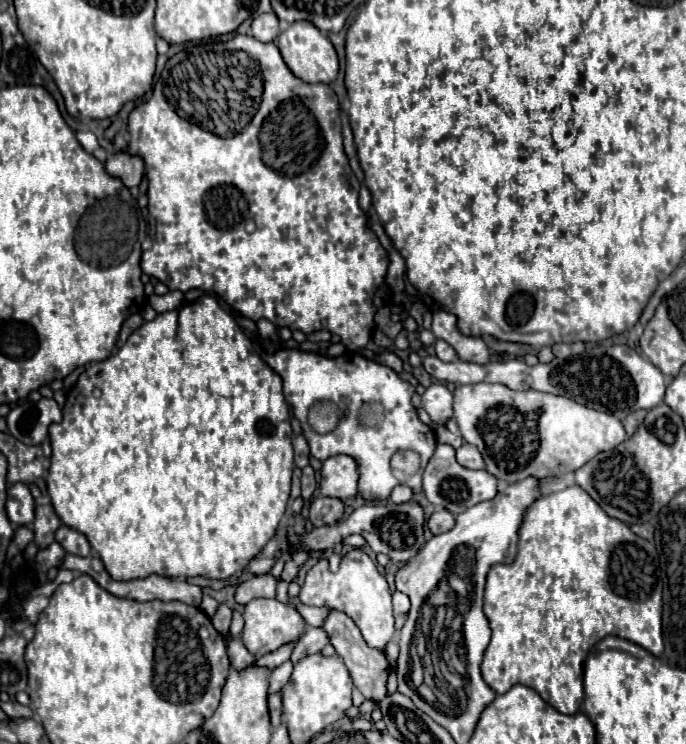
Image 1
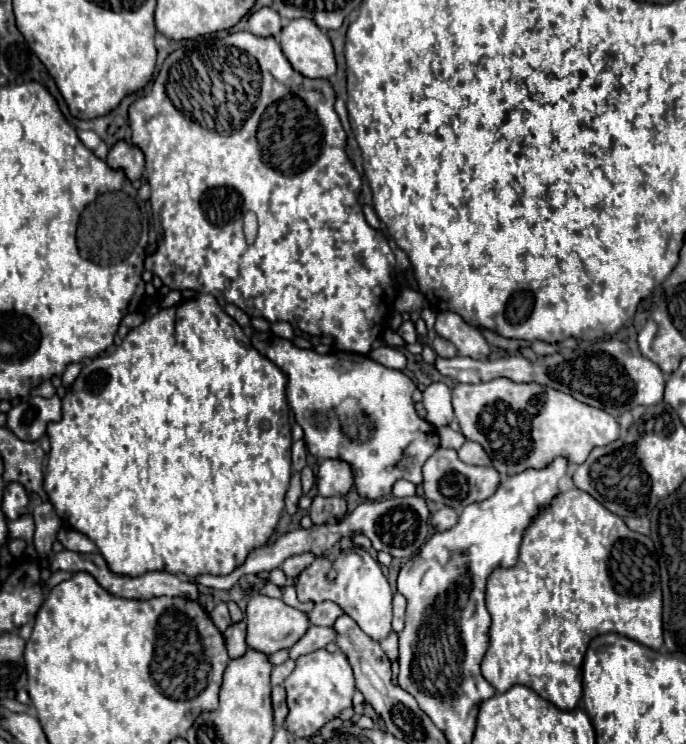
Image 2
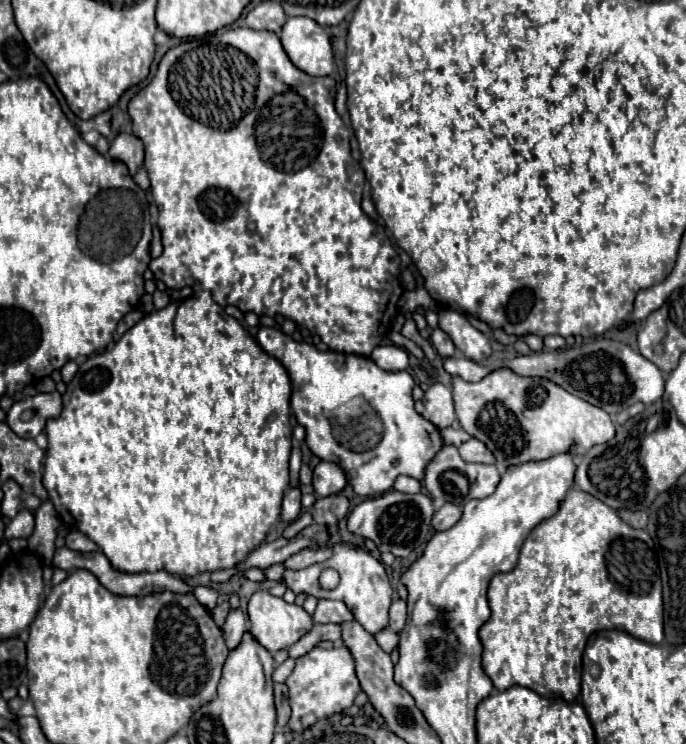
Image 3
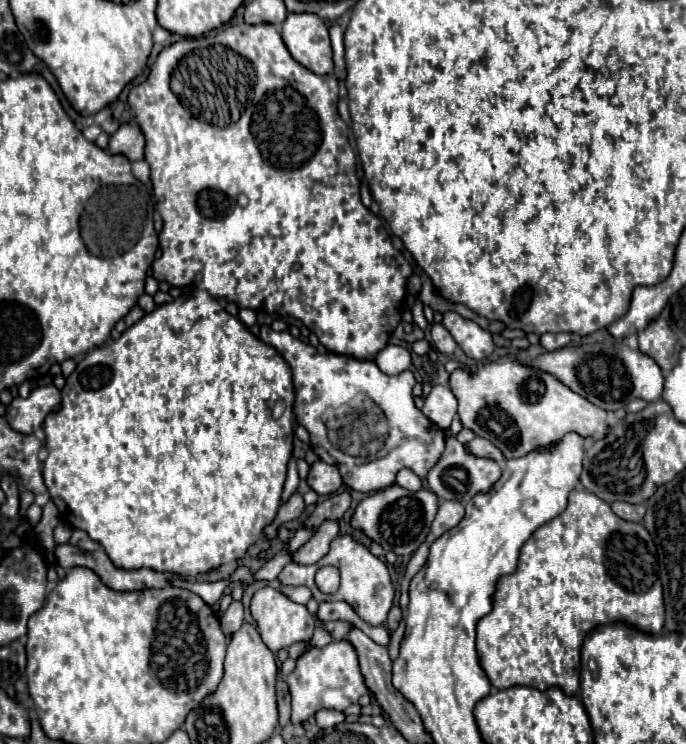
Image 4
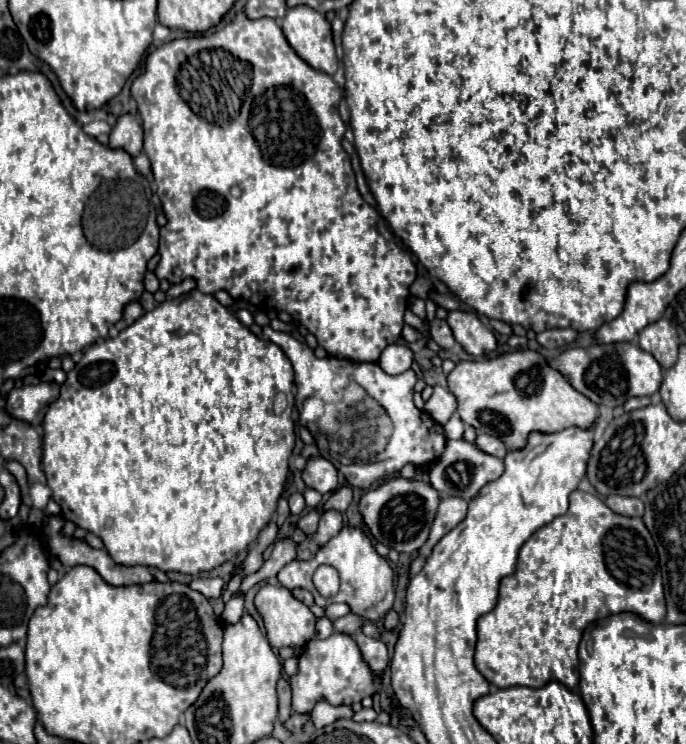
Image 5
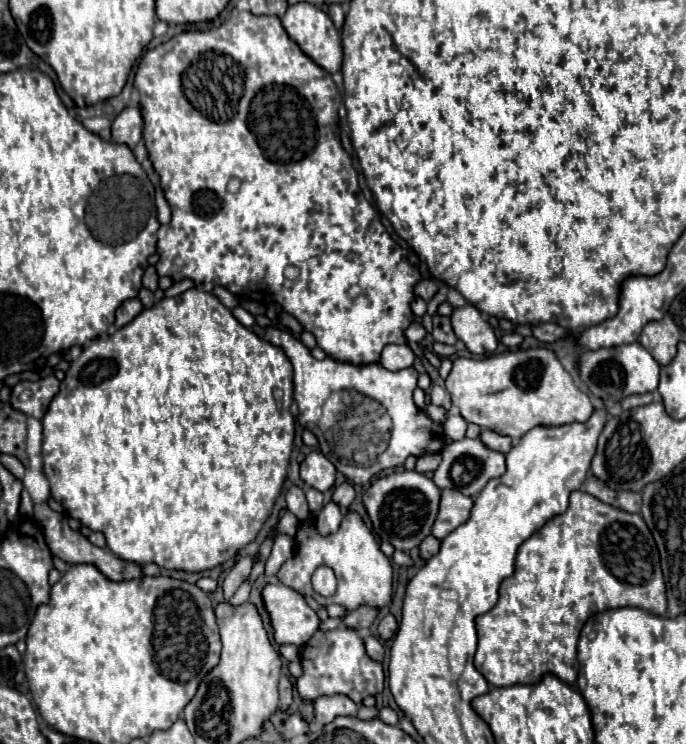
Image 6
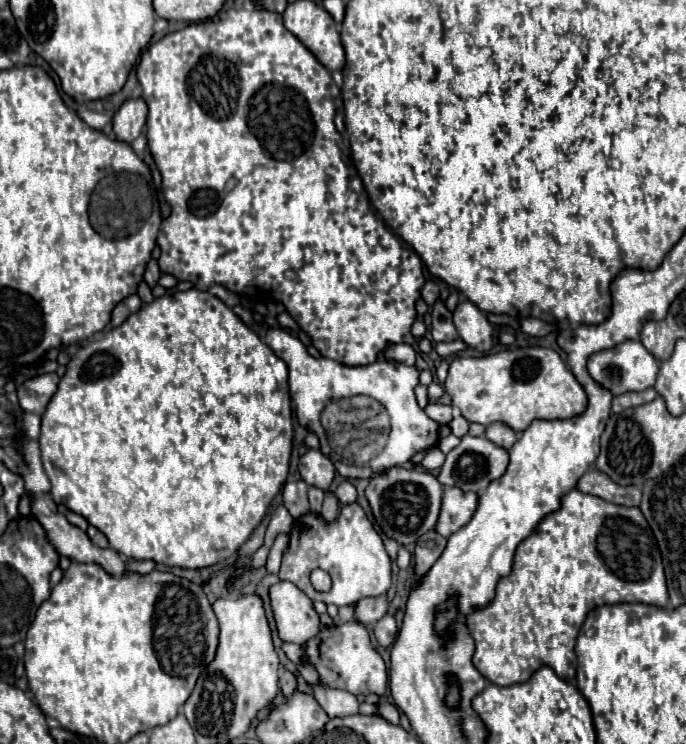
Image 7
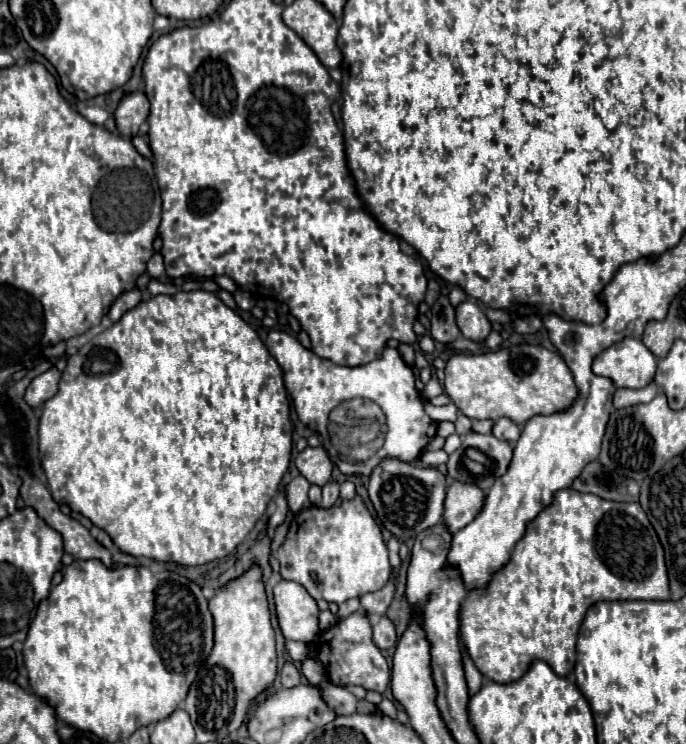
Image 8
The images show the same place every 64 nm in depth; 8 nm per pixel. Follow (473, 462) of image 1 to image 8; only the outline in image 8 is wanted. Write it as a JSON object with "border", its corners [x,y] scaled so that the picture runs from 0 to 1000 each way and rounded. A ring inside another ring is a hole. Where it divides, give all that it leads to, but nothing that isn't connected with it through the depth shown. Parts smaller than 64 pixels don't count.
{"border":[[[726,562],[723,570],[720,570],[720,578],[717,578],[717,583],[723,589],[741,591],[741,594],[752,594],[755,586],[758,586],[758,581],[761,581],[761,573],[752,570],[752,567],[746,567],[746,565],[741,565],[741,562]]]}

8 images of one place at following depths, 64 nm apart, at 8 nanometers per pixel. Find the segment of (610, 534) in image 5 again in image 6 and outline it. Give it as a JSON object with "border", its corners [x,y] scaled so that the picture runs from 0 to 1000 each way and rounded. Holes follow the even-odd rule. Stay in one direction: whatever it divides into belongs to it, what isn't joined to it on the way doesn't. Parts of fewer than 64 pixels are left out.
{"border":[[[837,659],[825,688],[802,696],[784,715],[758,731],[752,766],[743,777],[732,780],[723,815],[694,831],[697,874],[691,895],[717,922],[781,919],[799,903],[819,917],[837,919],[843,909],[840,863],[845,844],[866,823],[907,815],[939,817],[962,828],[971,823],[971,788],[950,715],[933,691],[892,683],[857,661]]]}

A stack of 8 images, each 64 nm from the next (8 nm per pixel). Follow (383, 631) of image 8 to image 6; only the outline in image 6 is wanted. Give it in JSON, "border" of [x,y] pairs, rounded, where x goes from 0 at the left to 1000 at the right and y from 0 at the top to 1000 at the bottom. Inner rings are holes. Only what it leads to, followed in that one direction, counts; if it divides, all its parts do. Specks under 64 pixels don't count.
{"border":[[[566,823],[557,833],[554,833],[554,839],[551,839],[551,852],[554,852],[554,860],[569,860],[574,852],[577,852],[577,844],[580,844],[580,836],[577,836],[577,831]]]}

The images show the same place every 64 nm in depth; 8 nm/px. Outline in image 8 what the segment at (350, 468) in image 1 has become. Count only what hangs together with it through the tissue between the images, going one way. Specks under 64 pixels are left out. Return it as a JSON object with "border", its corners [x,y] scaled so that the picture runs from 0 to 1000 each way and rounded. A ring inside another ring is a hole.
{"border":[[[446,599],[431,616],[431,629],[452,651],[464,653],[472,653],[484,640],[484,621],[469,602]]]}

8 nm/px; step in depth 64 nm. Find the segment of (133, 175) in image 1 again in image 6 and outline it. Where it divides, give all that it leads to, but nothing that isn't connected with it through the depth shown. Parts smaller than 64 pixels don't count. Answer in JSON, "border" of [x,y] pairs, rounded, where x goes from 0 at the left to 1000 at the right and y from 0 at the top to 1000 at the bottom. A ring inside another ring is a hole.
{"border":[[[204,142],[181,145],[163,164],[163,191],[195,199],[207,185],[207,169],[210,169],[210,161],[207,161]]]}

